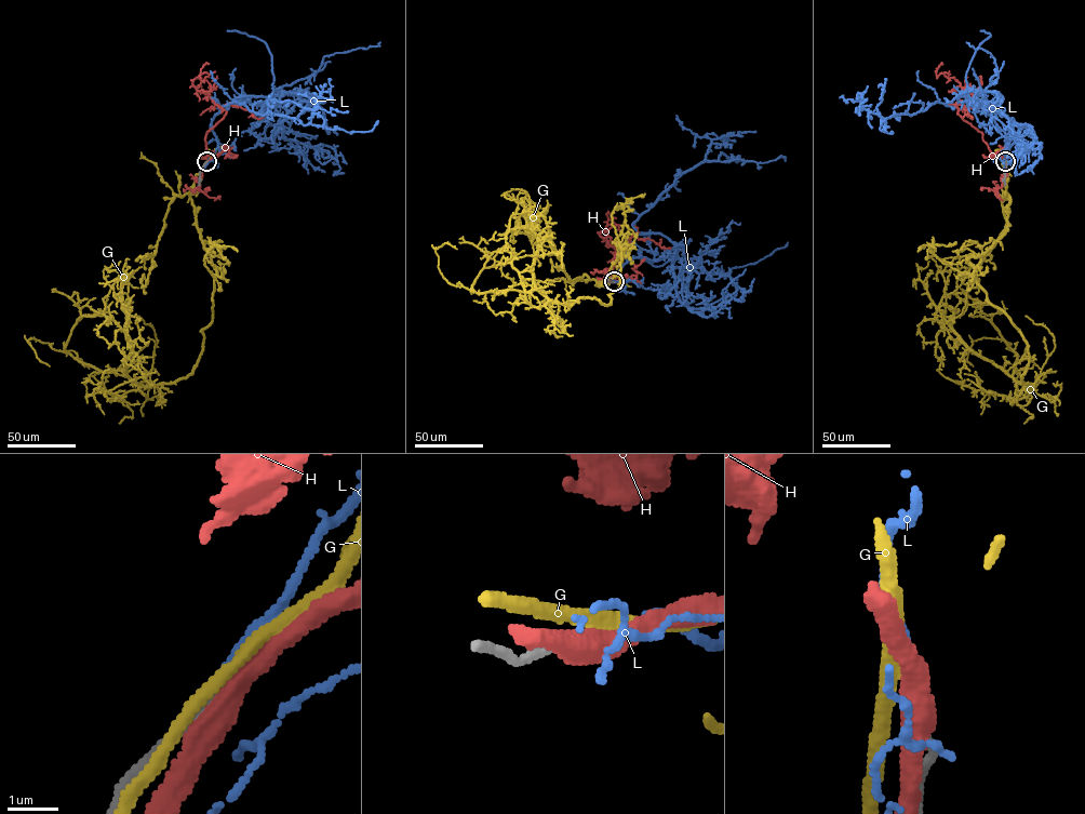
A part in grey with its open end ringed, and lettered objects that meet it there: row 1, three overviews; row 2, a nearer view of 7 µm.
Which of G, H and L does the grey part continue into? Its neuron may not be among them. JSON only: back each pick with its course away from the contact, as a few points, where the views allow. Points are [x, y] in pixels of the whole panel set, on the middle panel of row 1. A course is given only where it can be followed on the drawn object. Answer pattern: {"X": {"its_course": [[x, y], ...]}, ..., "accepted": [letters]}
{"L": {"its_course": [[614, 281], [627, 261], [654, 258], [632, 224], [683, 173], [786, 161]]}, "accepted": ["L"]}

